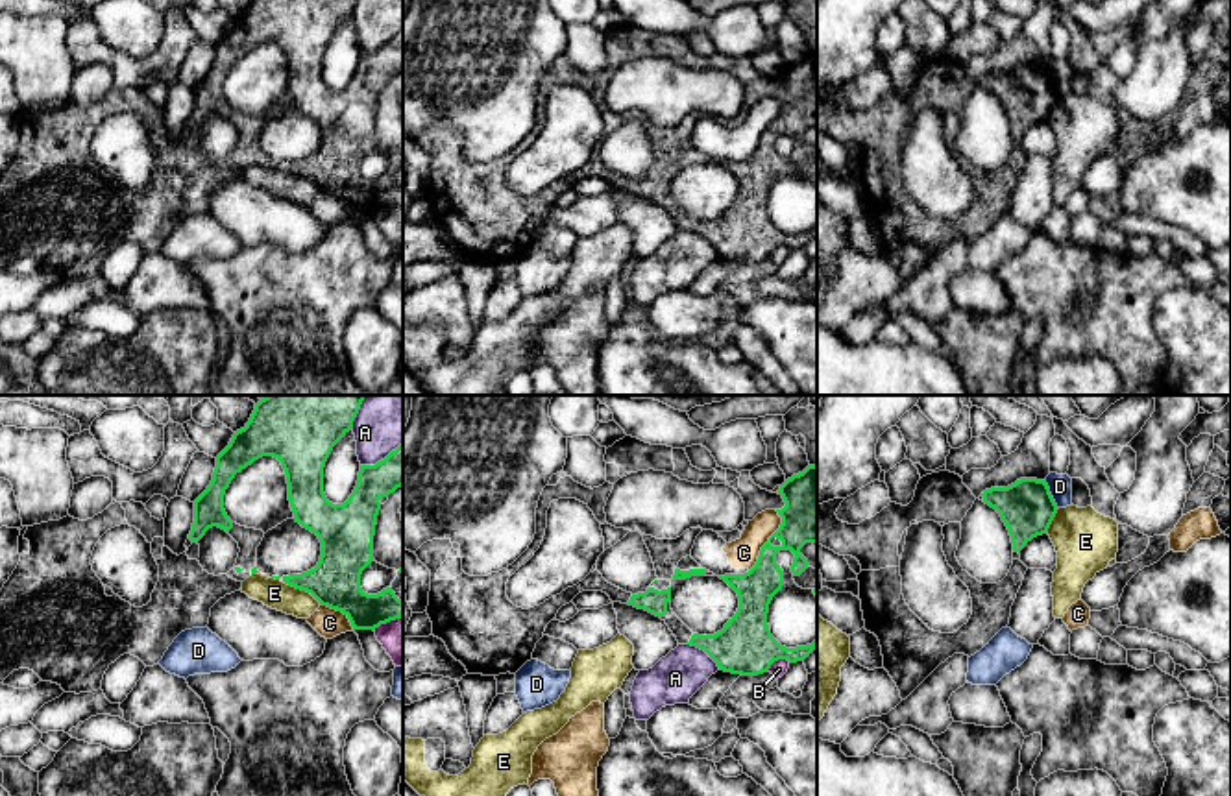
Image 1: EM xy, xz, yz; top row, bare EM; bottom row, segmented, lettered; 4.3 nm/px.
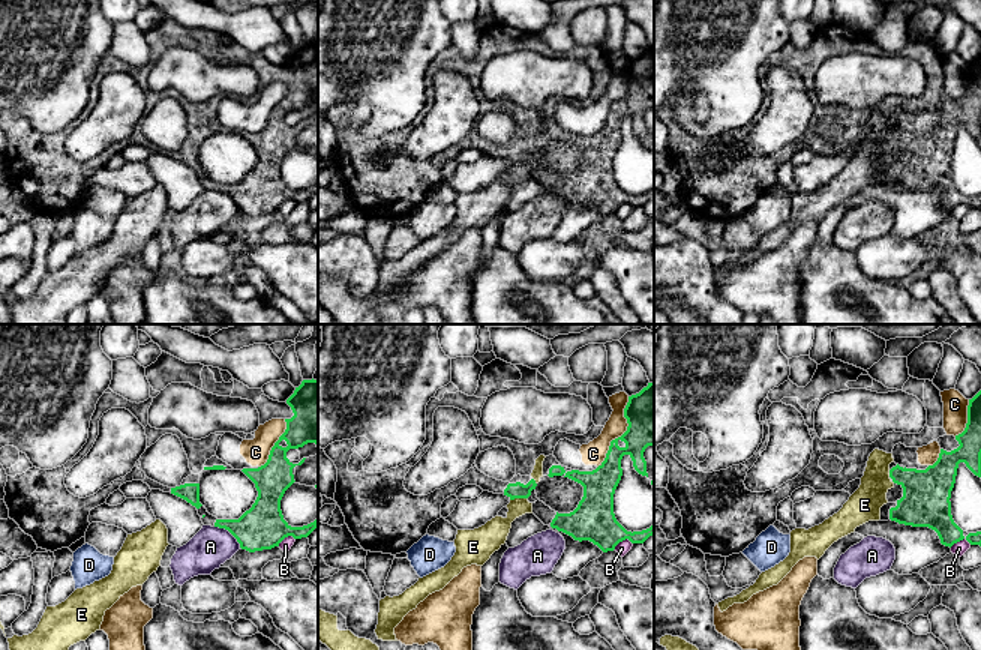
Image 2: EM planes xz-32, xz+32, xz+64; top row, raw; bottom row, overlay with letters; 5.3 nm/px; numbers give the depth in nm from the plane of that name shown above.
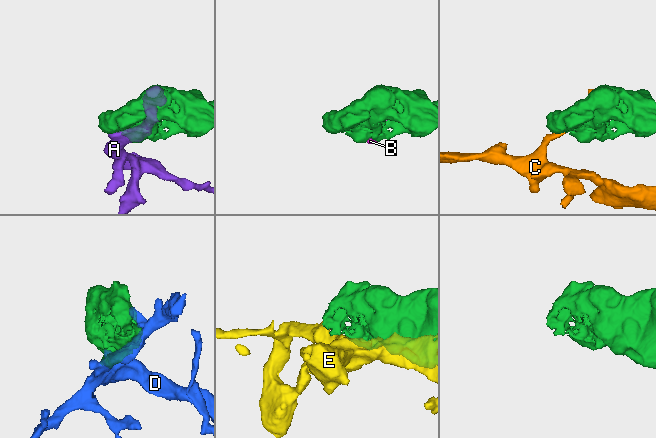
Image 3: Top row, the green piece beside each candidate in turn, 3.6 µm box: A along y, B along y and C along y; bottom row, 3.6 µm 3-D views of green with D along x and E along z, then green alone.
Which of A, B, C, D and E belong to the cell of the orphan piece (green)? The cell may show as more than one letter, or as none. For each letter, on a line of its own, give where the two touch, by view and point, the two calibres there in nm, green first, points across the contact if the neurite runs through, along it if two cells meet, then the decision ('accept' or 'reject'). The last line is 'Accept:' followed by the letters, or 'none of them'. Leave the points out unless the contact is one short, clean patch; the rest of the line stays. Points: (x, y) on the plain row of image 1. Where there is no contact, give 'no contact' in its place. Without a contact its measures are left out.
A: meets green in xz at (705, 237); 240 nm thick on the green side, 220 nm on the other; reject
B: meets green in xz at (779, 244); 240 nm thick on the green side, 70 nm on the other; reject
C: meets green in xz at (767, 128); 280 nm thick on the green side, 130 nm on the other; reject
D: meets green in yz at (1050, 82); 240 nm thick on the green side, 100 nm on the other; reject
E: meets green in xy at (302, 176); 220 nm thick on the green side, 130 nm on the other; reject
Accept: none of them

